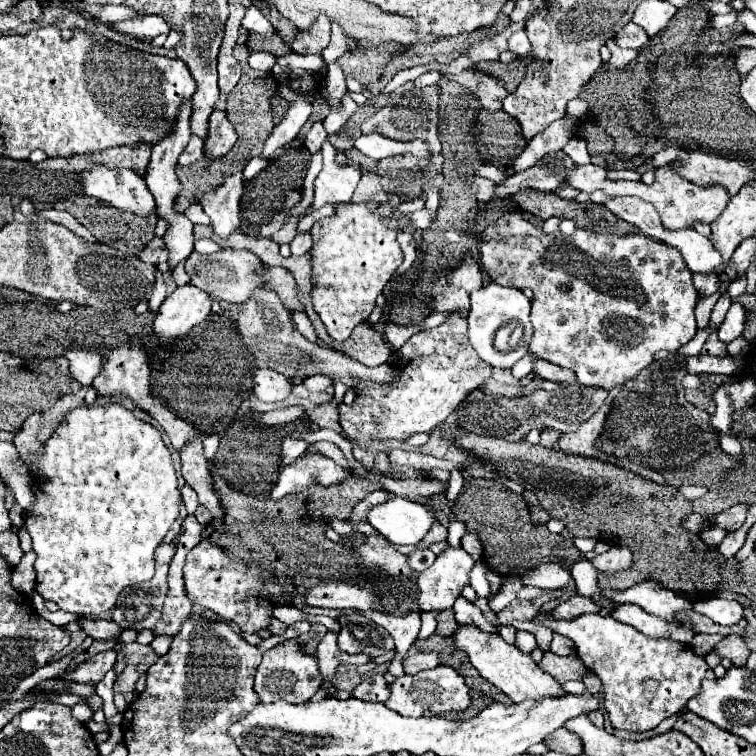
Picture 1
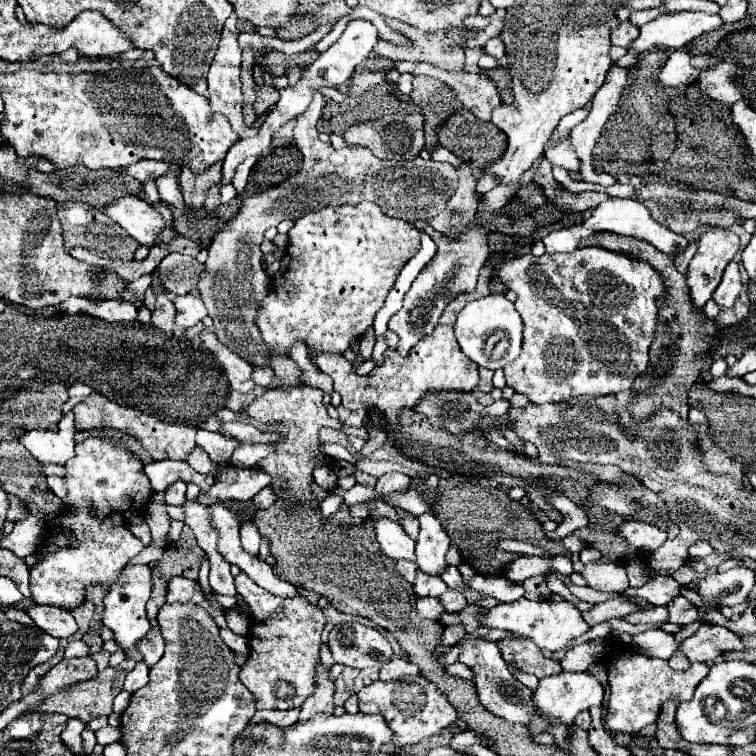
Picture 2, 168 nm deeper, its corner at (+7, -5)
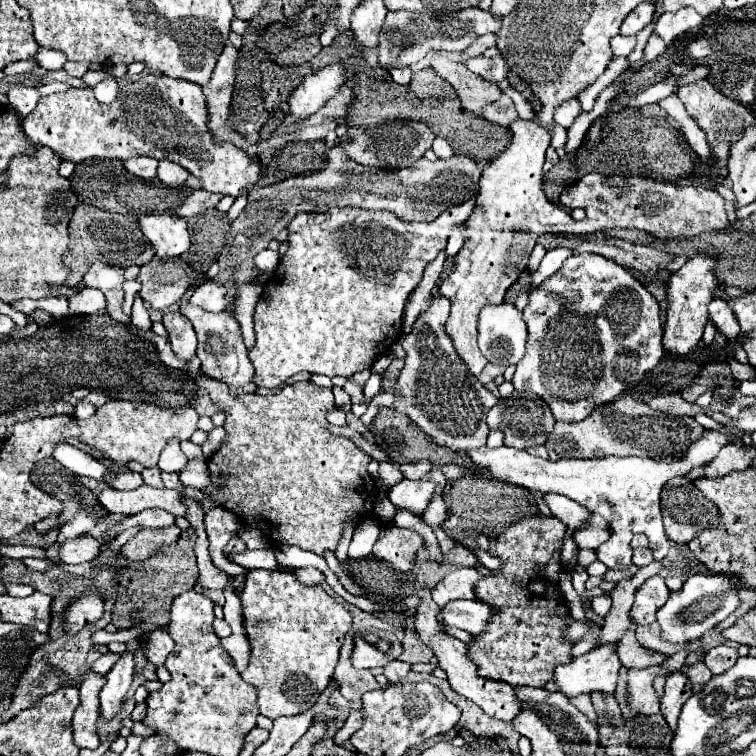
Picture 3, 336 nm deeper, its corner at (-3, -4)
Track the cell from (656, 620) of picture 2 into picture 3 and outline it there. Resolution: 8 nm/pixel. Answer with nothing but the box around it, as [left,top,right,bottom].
[656,574,744,642]

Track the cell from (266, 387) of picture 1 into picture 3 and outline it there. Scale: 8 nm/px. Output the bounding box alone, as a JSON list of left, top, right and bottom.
[180,304,252,386]

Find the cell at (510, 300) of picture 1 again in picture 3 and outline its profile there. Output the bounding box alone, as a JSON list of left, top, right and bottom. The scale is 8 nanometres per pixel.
[478,304,526,364]

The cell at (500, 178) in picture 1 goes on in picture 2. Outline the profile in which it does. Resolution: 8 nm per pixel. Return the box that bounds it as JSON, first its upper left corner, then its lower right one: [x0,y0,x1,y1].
[430,147,462,167]

